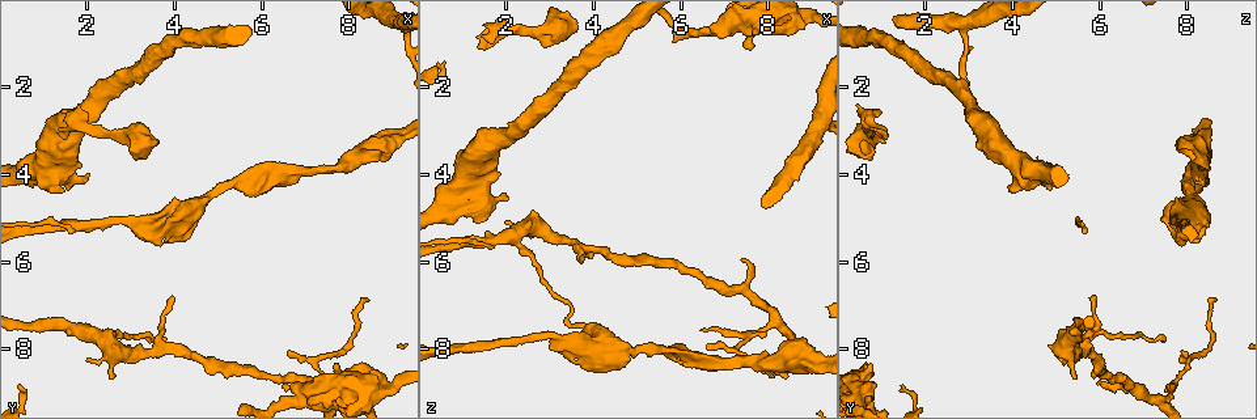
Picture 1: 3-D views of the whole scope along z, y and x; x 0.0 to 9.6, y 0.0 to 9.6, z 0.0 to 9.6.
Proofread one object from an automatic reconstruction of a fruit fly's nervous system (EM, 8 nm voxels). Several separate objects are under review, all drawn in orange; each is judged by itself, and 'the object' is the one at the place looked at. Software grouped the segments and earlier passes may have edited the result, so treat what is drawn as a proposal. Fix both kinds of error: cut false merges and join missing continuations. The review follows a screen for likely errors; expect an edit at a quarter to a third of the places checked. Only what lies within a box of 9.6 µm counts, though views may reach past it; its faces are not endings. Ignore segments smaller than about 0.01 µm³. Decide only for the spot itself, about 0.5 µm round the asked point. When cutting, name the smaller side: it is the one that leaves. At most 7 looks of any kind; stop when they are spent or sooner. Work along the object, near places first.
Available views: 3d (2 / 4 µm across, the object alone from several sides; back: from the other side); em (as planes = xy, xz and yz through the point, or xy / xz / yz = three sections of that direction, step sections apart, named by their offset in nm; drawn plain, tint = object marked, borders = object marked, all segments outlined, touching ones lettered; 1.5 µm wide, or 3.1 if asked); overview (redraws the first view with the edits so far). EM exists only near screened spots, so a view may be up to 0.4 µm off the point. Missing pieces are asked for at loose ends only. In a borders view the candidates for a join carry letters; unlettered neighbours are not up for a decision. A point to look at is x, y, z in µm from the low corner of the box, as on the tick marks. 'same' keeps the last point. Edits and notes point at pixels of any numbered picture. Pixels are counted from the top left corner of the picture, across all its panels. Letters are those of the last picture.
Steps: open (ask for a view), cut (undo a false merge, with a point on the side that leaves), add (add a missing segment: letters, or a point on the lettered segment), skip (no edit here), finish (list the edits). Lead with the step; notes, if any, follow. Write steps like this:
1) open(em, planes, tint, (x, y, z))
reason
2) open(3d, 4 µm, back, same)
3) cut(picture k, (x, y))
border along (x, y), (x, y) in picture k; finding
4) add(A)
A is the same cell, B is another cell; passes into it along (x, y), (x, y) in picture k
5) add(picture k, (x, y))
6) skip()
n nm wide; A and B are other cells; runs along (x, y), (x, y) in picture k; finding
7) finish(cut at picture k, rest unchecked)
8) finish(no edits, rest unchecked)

open(em, xy, step 8, borders, (7.70, 8.30, 0.70))

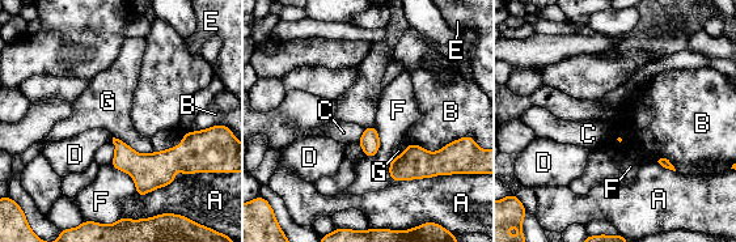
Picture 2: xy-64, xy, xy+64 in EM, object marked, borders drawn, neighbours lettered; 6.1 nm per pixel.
skip()
A, B, C, D, E, F and G are other cells; border along (113, 136), (140, 153), (153, 152) in picture 2; none of them fits

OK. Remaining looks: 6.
open(3d, 2 µm, (6.65, 8.10, 7.85))
tapers out

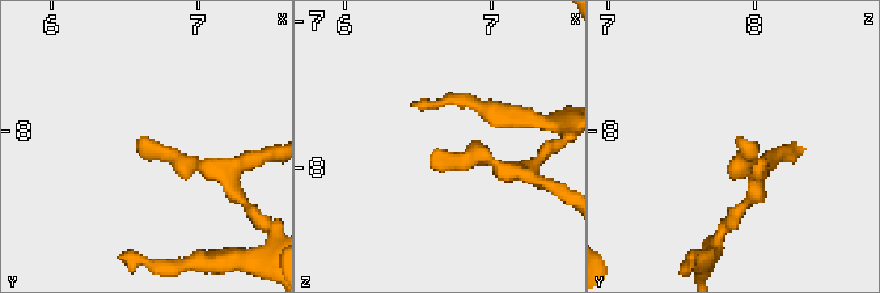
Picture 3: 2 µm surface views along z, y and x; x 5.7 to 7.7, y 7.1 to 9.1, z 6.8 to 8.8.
open(em, yz, step 4, borders, (6.60, 8.02, 7.88))

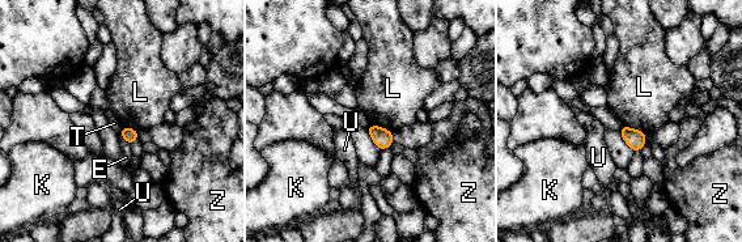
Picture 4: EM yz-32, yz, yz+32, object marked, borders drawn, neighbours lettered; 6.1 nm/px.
skip()
E, K, L, T, U and Z are other cells; border along (122, 126), (118, 134) in picture 4; none of them fits

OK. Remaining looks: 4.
open(em, planes, plain, (8.85, 3.30, 8.25))
thin neck

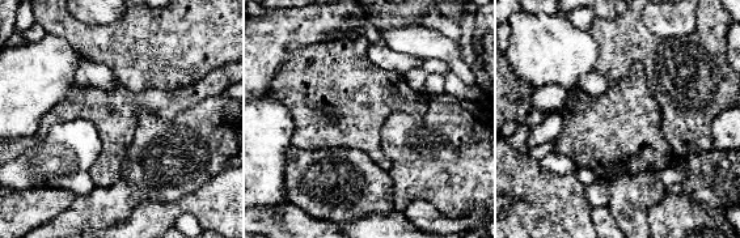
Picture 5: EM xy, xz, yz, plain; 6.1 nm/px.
open(em, planes, borders, same)
see the neighbours

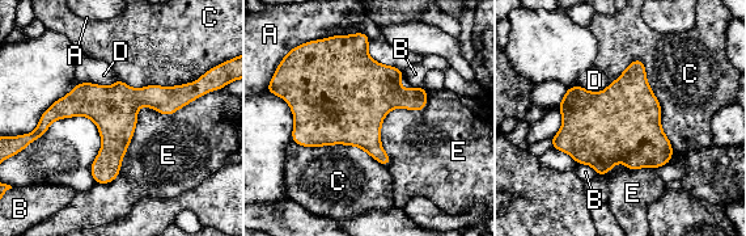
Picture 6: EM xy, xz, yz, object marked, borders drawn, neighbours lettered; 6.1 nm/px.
skip()
A, B, C, D and E are other cells; runs along (190, 93), (75, 102), (38, 131) in picture 6; continuous, no second neuron

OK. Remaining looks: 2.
finish(no edits, rest unchecked)

